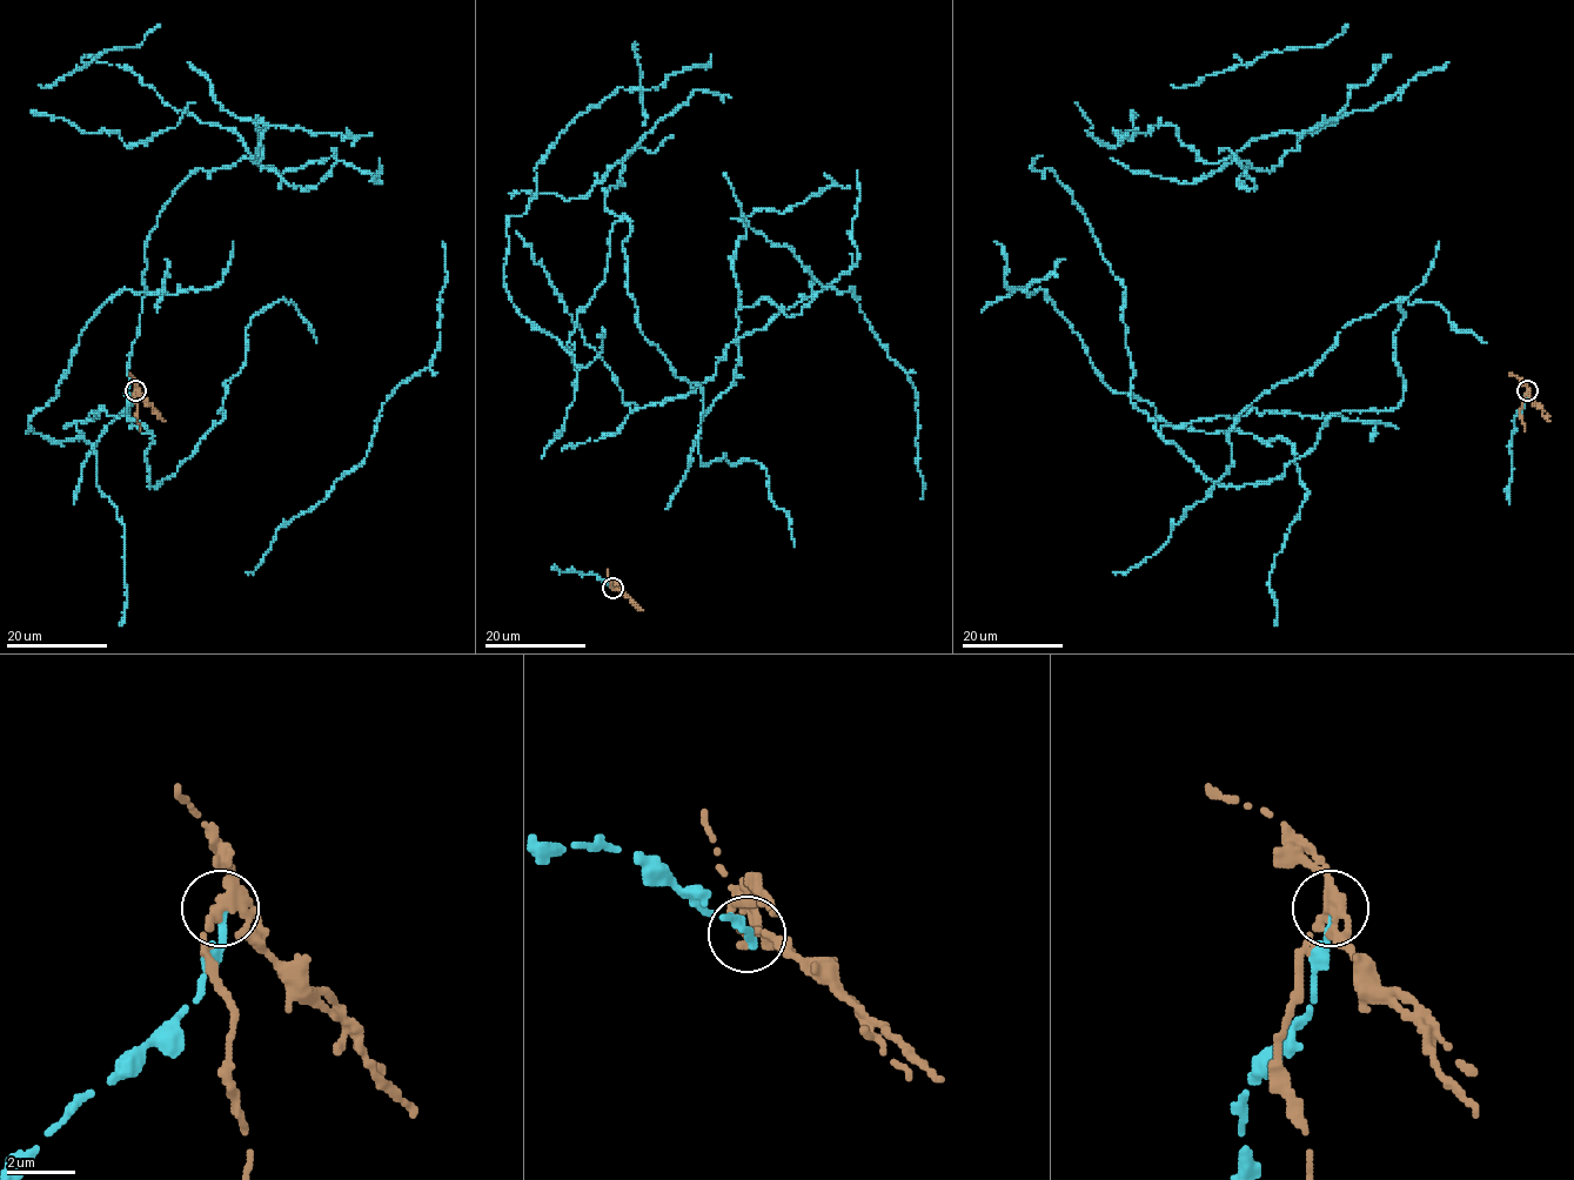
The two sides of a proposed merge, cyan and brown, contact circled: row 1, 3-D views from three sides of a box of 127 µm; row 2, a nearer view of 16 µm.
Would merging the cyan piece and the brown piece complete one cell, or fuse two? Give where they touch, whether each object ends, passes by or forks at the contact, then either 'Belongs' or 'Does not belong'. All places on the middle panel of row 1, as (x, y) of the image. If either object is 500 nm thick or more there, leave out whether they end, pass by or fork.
Place: (613, 588). At the ring cyan ends. At the ring brown forks. Does not belong

